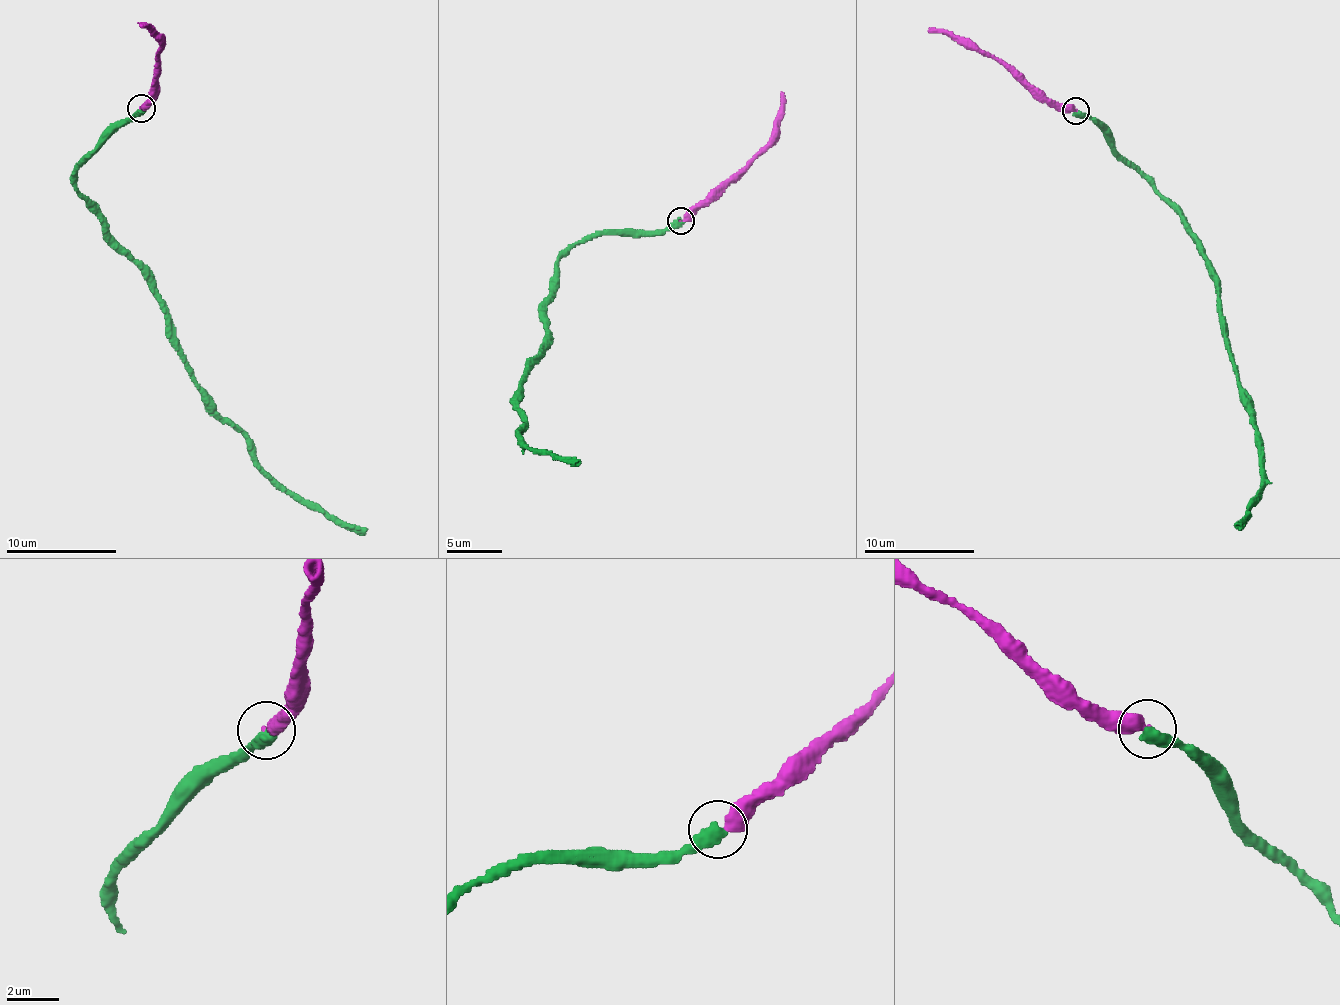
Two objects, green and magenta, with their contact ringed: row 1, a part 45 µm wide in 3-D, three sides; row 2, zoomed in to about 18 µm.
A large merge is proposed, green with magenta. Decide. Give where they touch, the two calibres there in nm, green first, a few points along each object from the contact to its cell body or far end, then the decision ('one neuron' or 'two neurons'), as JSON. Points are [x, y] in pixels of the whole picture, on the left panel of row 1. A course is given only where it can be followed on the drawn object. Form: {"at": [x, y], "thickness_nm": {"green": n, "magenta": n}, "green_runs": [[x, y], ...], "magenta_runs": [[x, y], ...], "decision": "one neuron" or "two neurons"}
{"at": [141, 108], "thickness_nm": {"green": 500, "magenta": 280}, "green_runs": [[141, 109], [86, 154], [75, 176], [90, 210], [159, 299], [203, 402], [289, 490], [365, 534]], "magenta_runs": [[141, 109], [146, 106], [161, 43], [137, 23]], "decision": "one neuron"}

